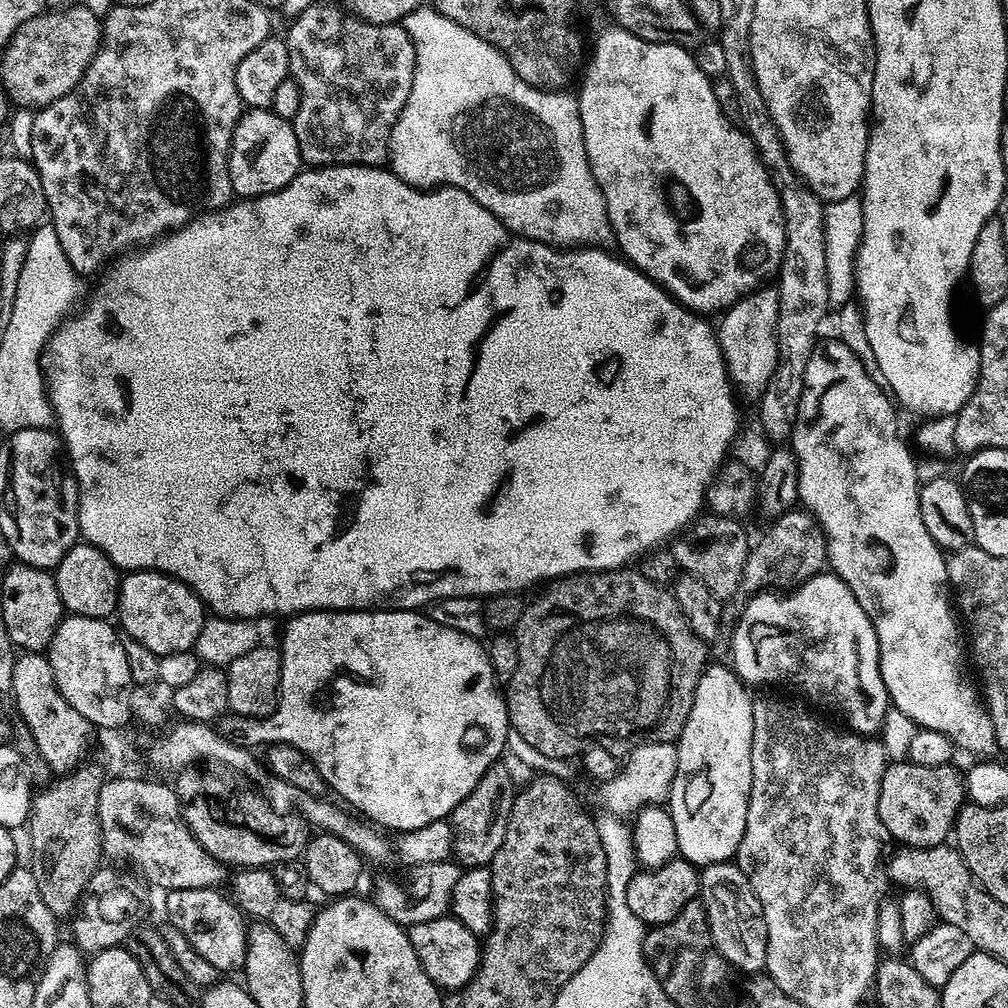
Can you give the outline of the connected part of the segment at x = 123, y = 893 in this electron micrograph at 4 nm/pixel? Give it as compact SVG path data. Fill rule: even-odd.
M101 867L90 878L84 896L80 899L78 911L71 917L72 936L71 943L75 944L85 954L95 954L107 948L119 948L128 937L137 931L136 923L140 920L140 896L132 889L132 884L124 876L119 876L111 867Z

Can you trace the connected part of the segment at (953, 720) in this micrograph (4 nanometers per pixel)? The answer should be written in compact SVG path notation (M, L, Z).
M832 338L832 341L825 346L824 353L822 352L823 348L819 354L812 355L806 366L804 389L798 406L798 418L792 426L790 437L790 446L796 453L796 461L798 462L799 503L812 512L824 530L824 536L828 540L828 564L831 571L839 576L842 582L846 582L846 586L854 594L858 606L862 606L862 610L874 626L880 647L880 673L882 674L882 682L888 691L891 707L908 715L919 727L938 730L938 734L946 734L959 751L961 748L964 752L973 752L976 758L995 757L992 755L997 755L998 752L996 735L994 734L992 719L988 716L985 701L978 695L977 685L975 683L972 685L970 681L964 680L966 644L965 641L964 644L960 641L962 628L958 623L953 601L950 599L948 561L945 553L934 542L934 538L930 538L930 530L926 530L926 522L922 522L922 514L920 513L921 481L916 474L917 461L912 460L911 450L904 445L904 440L900 437L900 428L896 425L897 409L894 407L893 397L883 387L876 384L872 375L864 369L863 362L856 356L855 352L839 338Z

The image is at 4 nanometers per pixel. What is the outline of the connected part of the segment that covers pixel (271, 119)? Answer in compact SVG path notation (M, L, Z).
M248 108L241 115L232 135L228 169L232 190L237 197L265 196L282 190L282 186L302 171L300 147L292 121L284 120L278 113L266 108Z

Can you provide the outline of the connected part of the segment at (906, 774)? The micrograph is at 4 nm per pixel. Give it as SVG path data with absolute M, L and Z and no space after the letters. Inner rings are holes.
M892 762L882 774L878 790L878 818L889 837L900 846L933 848L949 839L956 815L966 803L966 780L951 763L918 766L911 762Z

